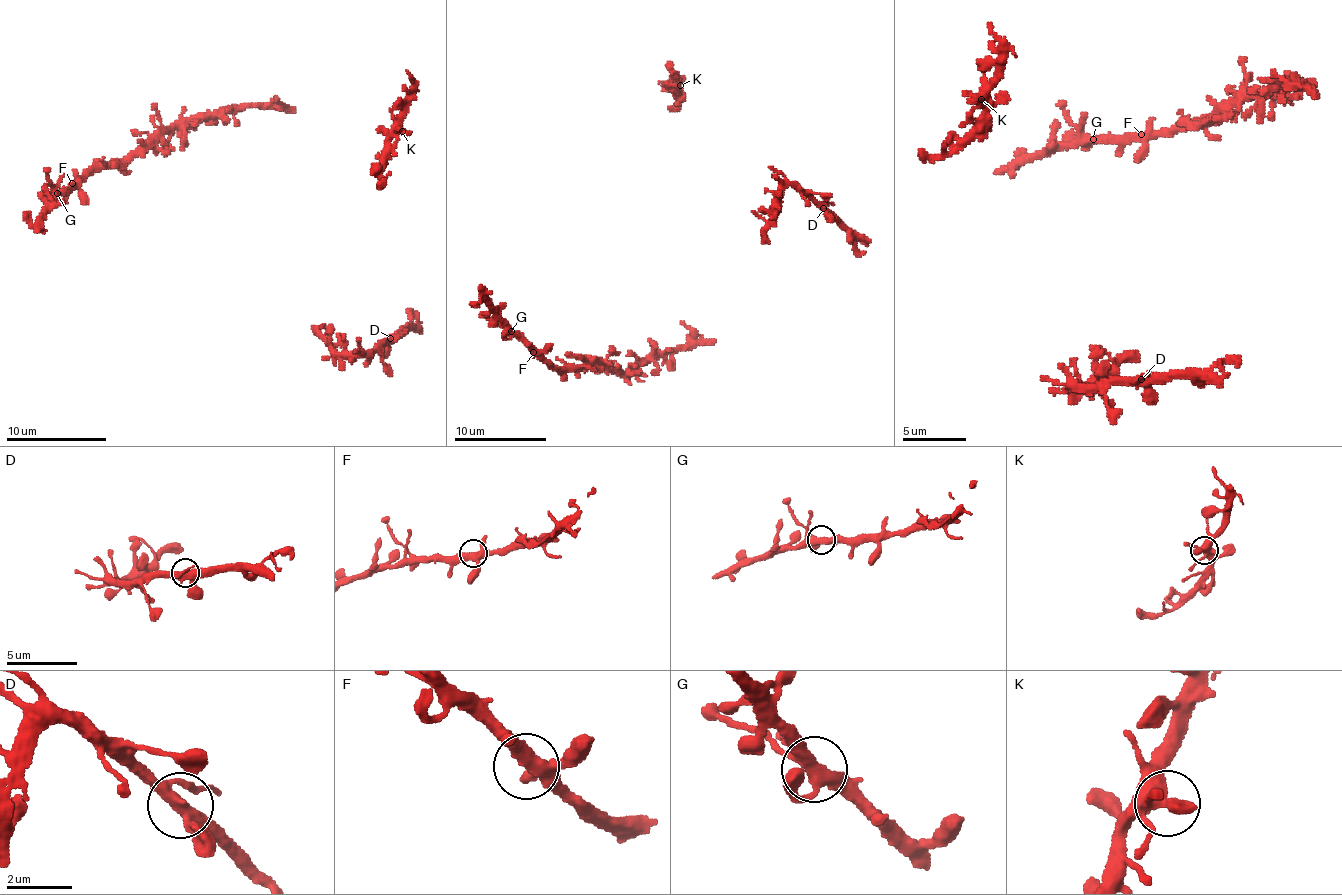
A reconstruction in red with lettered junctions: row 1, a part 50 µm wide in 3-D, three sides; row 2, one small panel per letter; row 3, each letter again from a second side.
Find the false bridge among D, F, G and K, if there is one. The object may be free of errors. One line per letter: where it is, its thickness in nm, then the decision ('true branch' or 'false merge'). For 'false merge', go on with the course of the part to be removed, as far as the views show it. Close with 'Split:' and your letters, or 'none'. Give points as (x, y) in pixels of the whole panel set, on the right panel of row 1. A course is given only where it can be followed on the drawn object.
D: place (1141, 379); calibre 380 nm; true branch
F: place (1141, 134); calibre 400 nm; true branch
G: place (1093, 139); calibre 360 nm; true branch
K: place (981, 99); calibre 440 nm; true branch
Split: none

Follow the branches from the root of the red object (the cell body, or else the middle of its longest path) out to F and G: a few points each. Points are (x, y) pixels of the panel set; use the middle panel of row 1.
F: (610, 365), (598, 366), (594, 362), (554, 367), (540, 361), (533, 352)
G: (610, 365), (598, 366), (594, 362), (554, 367), (540, 361), (510, 332)

